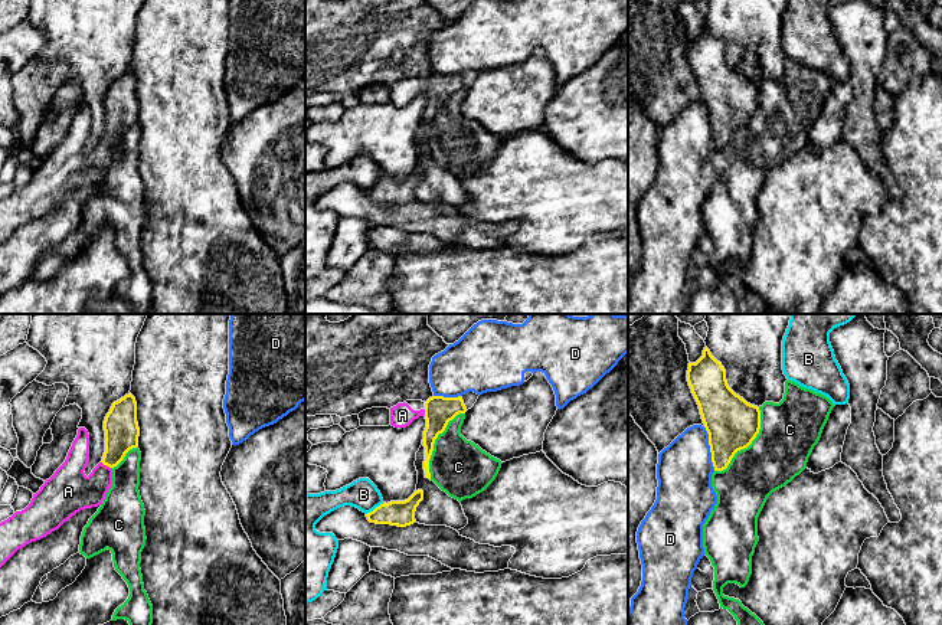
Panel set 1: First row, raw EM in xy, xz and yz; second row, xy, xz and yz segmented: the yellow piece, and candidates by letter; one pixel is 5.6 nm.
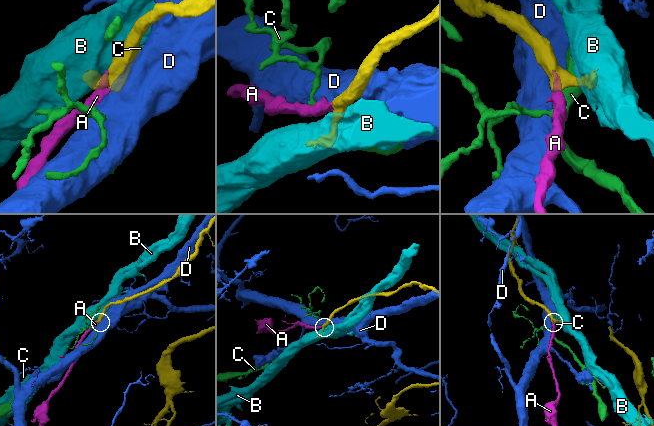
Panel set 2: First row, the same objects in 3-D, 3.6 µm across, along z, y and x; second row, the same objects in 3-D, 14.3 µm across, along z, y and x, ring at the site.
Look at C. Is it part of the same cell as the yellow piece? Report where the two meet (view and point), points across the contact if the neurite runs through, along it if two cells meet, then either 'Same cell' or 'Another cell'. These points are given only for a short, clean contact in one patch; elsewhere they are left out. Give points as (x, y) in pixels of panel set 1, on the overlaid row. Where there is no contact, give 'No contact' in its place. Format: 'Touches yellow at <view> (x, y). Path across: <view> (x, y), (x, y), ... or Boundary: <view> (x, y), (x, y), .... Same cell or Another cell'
Touches yellow at yz (748, 445). Another cell

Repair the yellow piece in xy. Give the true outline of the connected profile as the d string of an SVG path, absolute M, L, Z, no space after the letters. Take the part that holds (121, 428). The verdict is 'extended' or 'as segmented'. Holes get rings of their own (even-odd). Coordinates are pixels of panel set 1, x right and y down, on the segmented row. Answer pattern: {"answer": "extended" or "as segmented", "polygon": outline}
{"answer": "extended", "polygon": "M131 393L112 403L104 421L104 431L105 452L102 461L88 477L84 471L89 462L89 433L85 428L79 428L65 462L45 481L40 490L33 494L30 504L0 523L0 567L19 549L58 530L81 510L102 504L112 485L112 468L124 459L130 449L138 446L140 428L137 422L137 402Z"}

